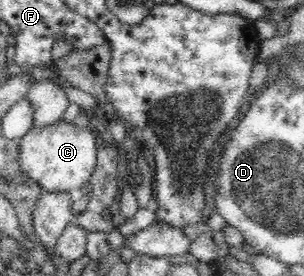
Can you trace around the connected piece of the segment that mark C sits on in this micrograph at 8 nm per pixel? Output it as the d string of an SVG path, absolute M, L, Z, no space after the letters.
M60 120L42 128L33 128L22 137L20 144L20 166L44 191L70 193L84 190L97 164L98 140L91 127L80 128L74 123Z

